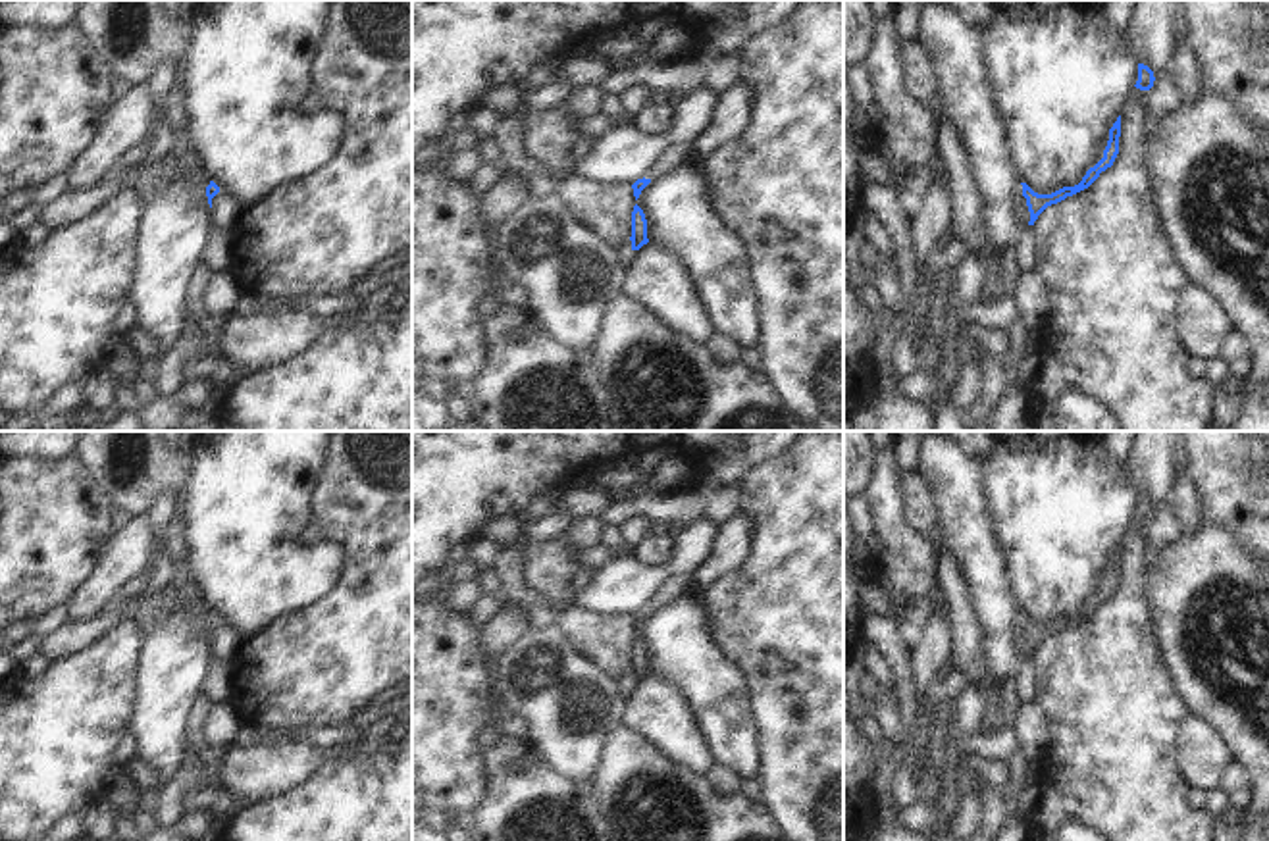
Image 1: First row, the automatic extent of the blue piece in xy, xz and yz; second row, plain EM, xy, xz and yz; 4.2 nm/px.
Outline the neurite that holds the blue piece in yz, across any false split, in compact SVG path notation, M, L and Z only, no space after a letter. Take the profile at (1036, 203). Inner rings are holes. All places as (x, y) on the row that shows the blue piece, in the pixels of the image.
M1121 115L1117 117L1113 127L1109 129L1109 140L1107 140L1107 146L1103 150L1103 158L1094 167L1090 167L1086 171L1086 175L1082 177L1082 181L1075 187L1063 187L1063 189L1059 189L1051 194L1038 194L1026 183L1021 183L1023 185L1023 196L1026 198L1026 206L1028 206L1028 212L1030 212L1028 225L1034 225L1038 216L1048 206L1057 204L1057 202L1065 200L1067 196L1073 196L1073 194L1088 189L1100 177L1101 171L1111 167L1117 154L1119 154L1119 137L1121 137Z

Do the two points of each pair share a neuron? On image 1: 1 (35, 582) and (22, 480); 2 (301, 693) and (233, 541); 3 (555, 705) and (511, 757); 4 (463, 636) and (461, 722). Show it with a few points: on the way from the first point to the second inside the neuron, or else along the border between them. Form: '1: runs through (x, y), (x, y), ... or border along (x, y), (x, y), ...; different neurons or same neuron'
1: runs through (22, 557), (22, 505); same neuron
2: border along (312, 605), (264, 624), (245, 641); different neurons
3: border along (526, 741), (559, 772); different neurons
4: runs through (461, 657), (461, 701); same neuron

